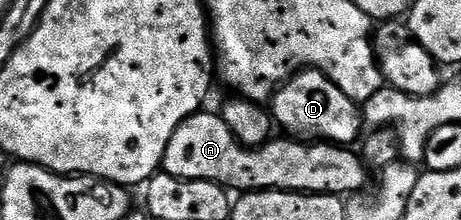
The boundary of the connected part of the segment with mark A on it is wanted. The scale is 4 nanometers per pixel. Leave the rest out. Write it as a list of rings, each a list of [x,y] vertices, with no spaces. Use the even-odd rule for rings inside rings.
[[[197,112],[182,123],[166,144],[163,173],[182,180],[210,180],[232,192],[295,190],[305,194],[359,195],[368,182],[369,167],[352,148],[309,144],[304,140],[276,142],[249,148],[237,142],[219,113]]]

